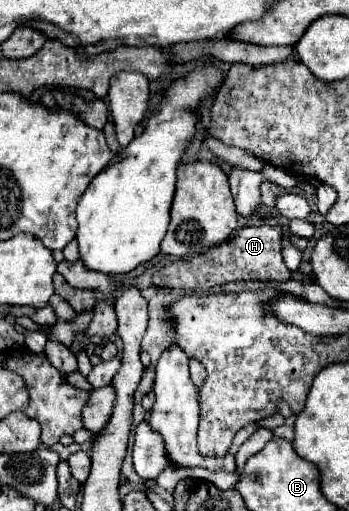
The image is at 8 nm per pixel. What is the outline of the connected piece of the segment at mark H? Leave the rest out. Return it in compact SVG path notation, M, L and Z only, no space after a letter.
M273 216L261 218L261 226L245 224L231 240L209 248L205 254L191 260L175 260L159 268L153 276L153 286L169 286L185 292L209 292L213 286L245 280L289 280L291 272L281 256L281 224Z

